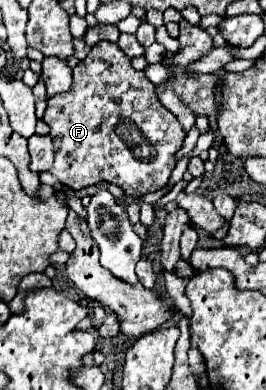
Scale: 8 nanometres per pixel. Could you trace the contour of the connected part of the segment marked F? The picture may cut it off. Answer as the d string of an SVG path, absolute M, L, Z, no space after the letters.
M107 40L97 42L87 58L73 68L71 90L47 100L43 122L51 128L49 136L55 146L55 162L49 172L65 188L81 190L105 180L117 184L129 196L157 192L167 184L177 162L177 152L187 136L179 120L157 100L155 86L149 82L145 72L137 72L131 66L131 58L127 58L115 42Z

